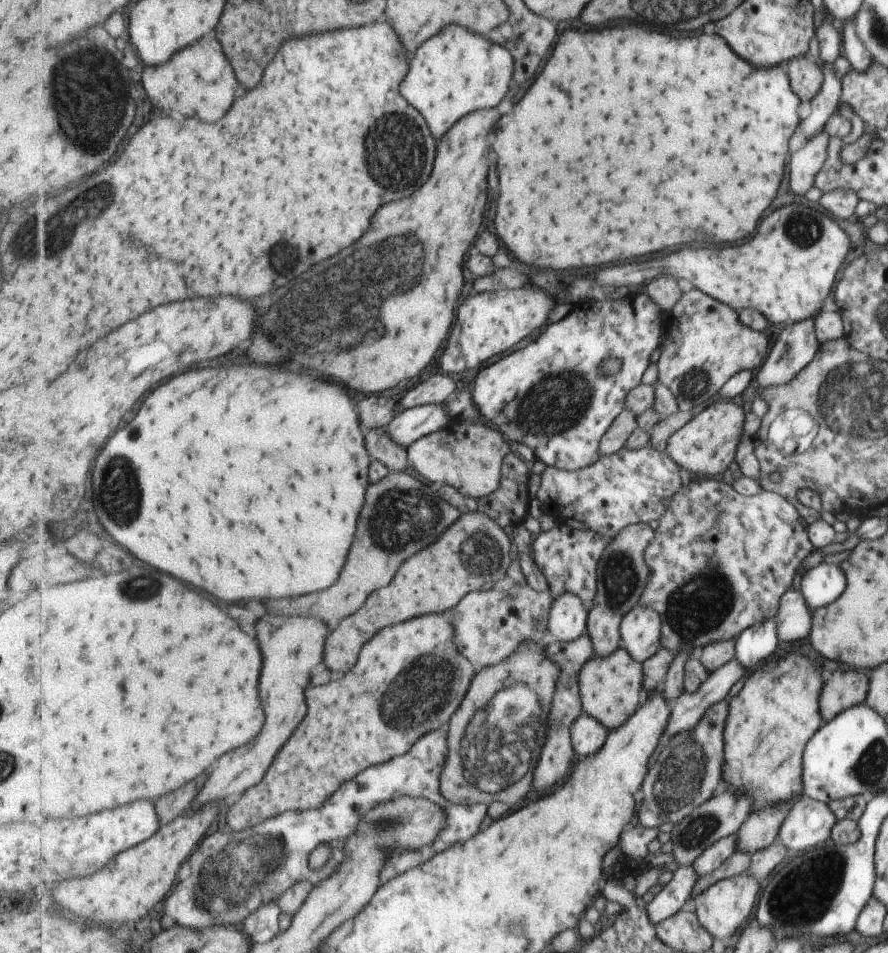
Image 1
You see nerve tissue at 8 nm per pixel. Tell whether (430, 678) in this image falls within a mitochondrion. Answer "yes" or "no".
yes

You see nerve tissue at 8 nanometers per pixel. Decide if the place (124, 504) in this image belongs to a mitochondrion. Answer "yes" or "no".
yes

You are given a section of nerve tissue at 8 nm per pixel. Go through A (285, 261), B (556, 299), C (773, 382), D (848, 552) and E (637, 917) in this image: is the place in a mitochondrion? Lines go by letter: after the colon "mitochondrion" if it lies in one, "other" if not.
A: mitochondrion
B: other
C: other
D: other
E: other

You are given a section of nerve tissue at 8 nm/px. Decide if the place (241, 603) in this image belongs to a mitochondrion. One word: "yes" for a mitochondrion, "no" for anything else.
no

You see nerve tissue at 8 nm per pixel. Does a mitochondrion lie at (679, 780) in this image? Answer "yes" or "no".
yes

